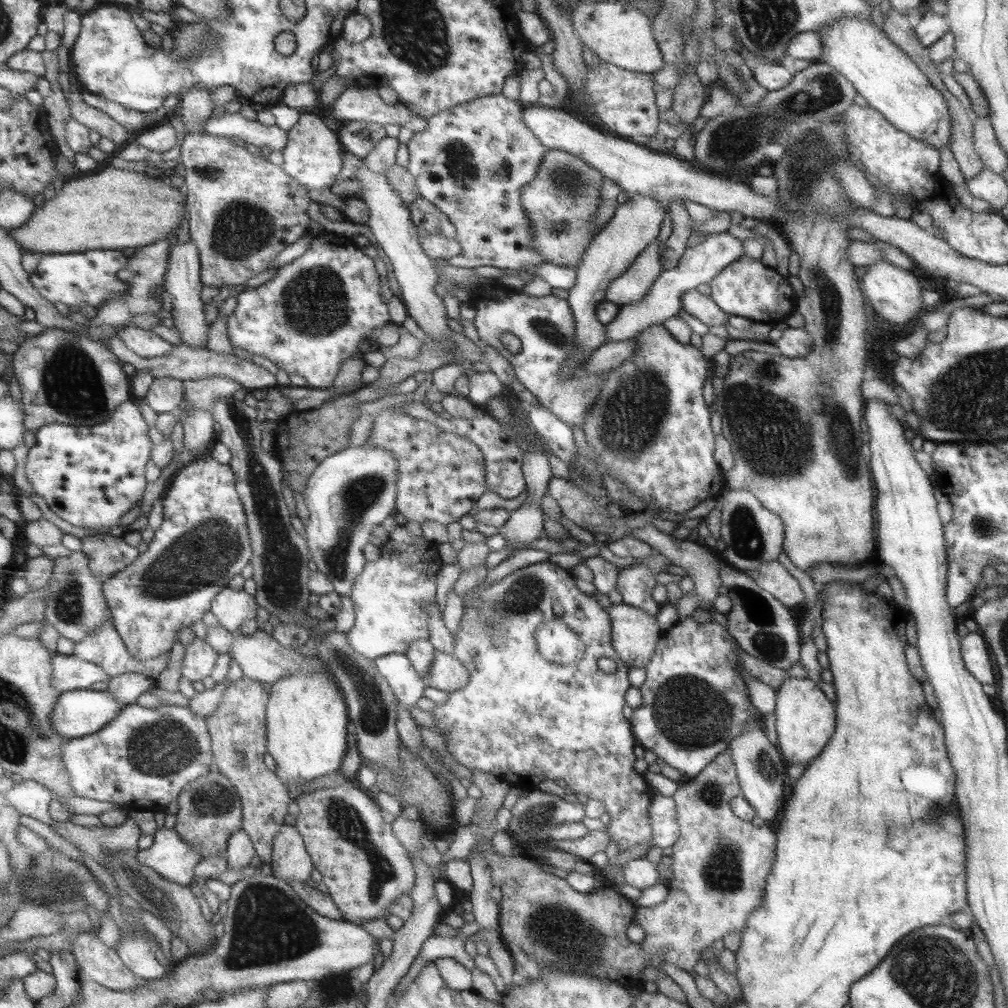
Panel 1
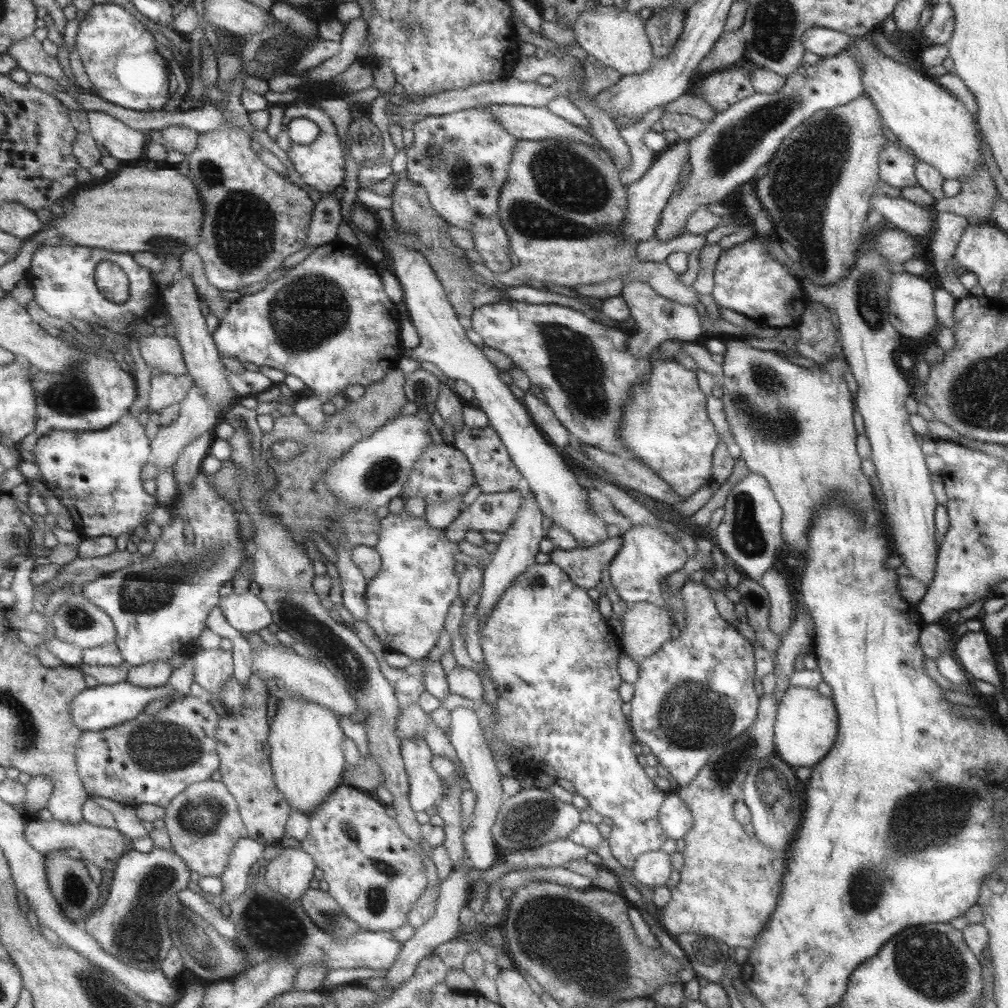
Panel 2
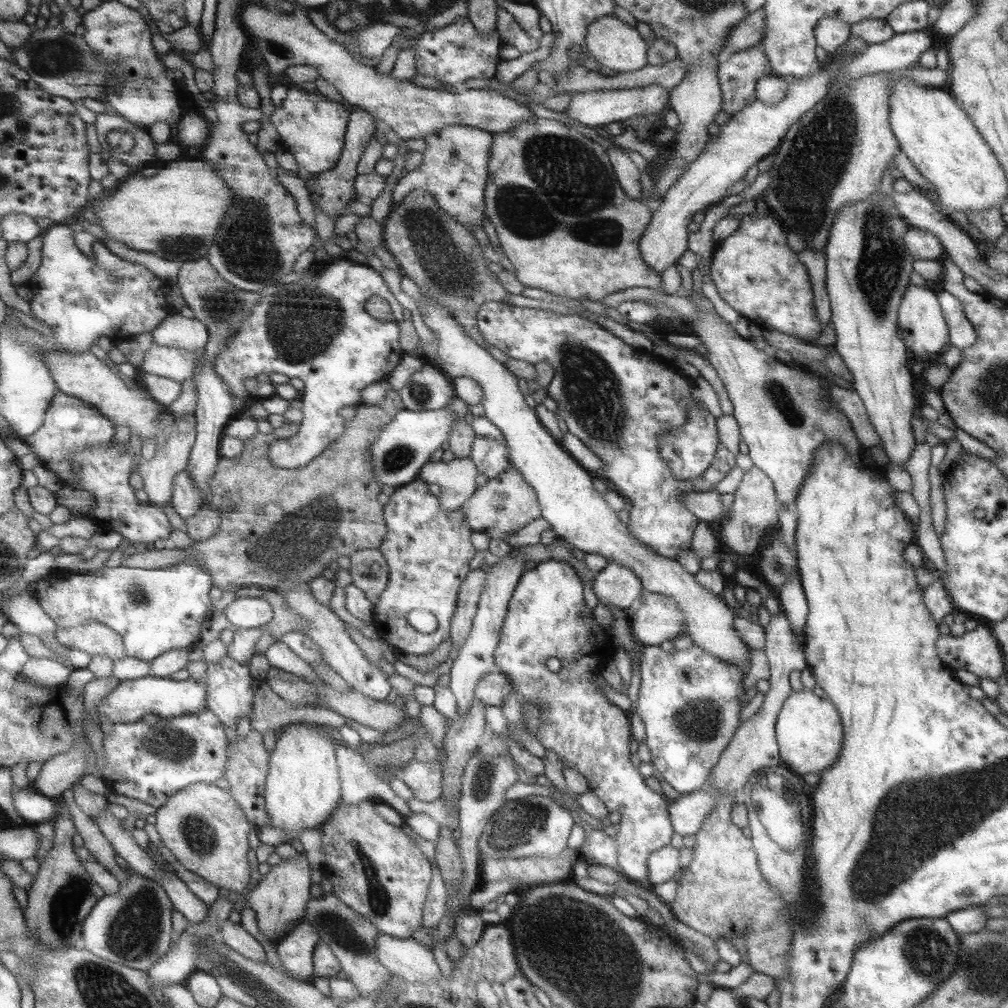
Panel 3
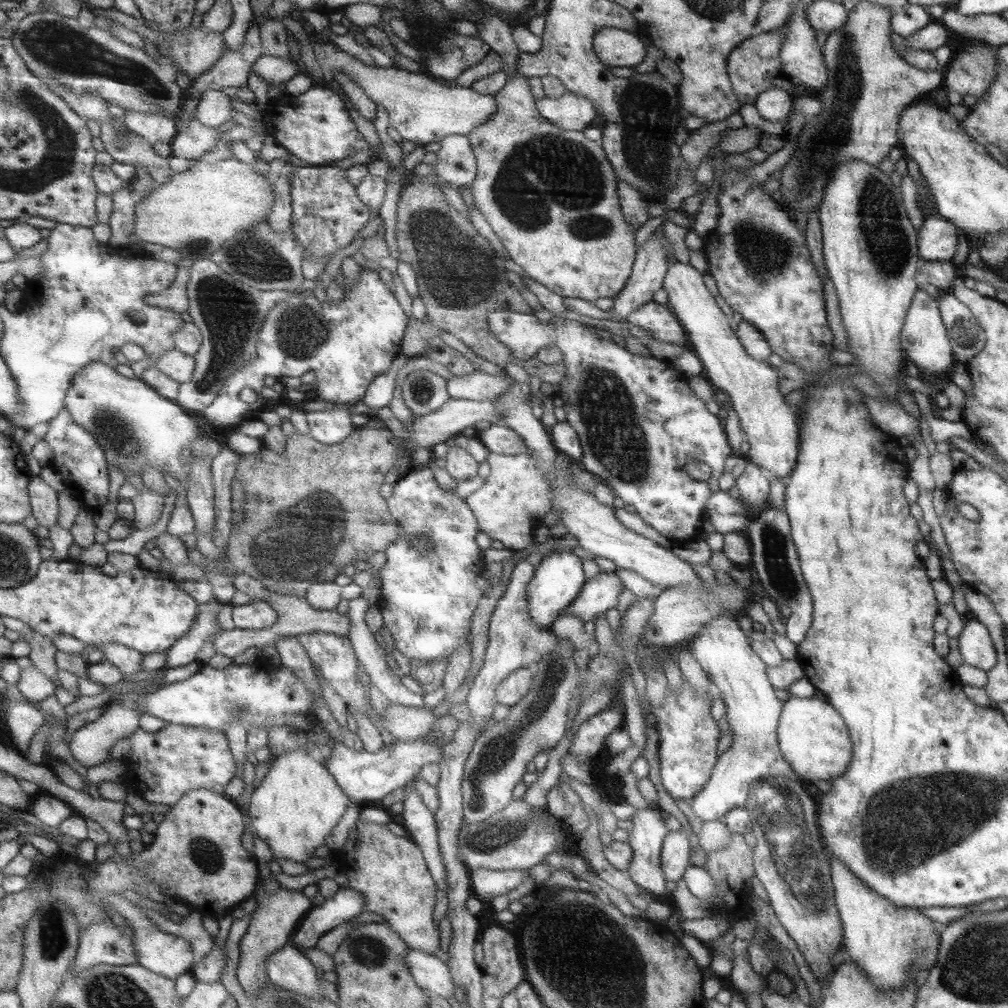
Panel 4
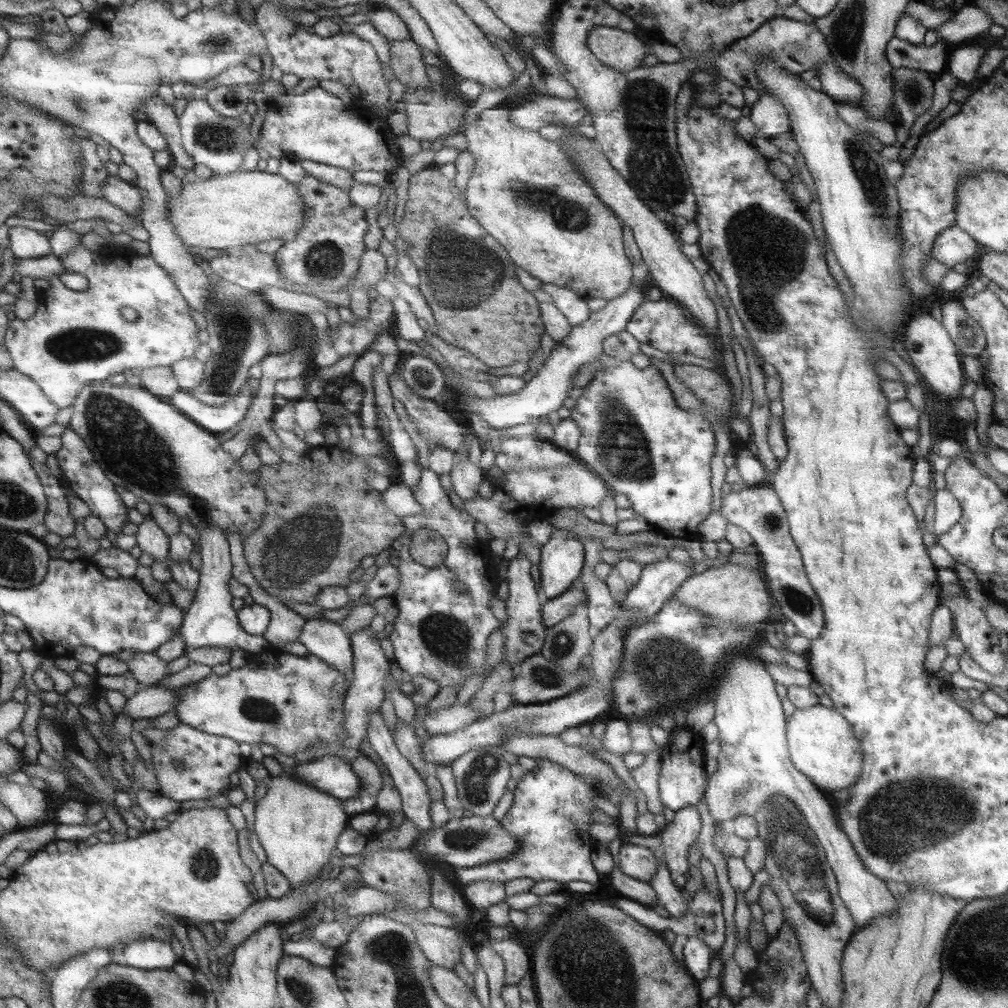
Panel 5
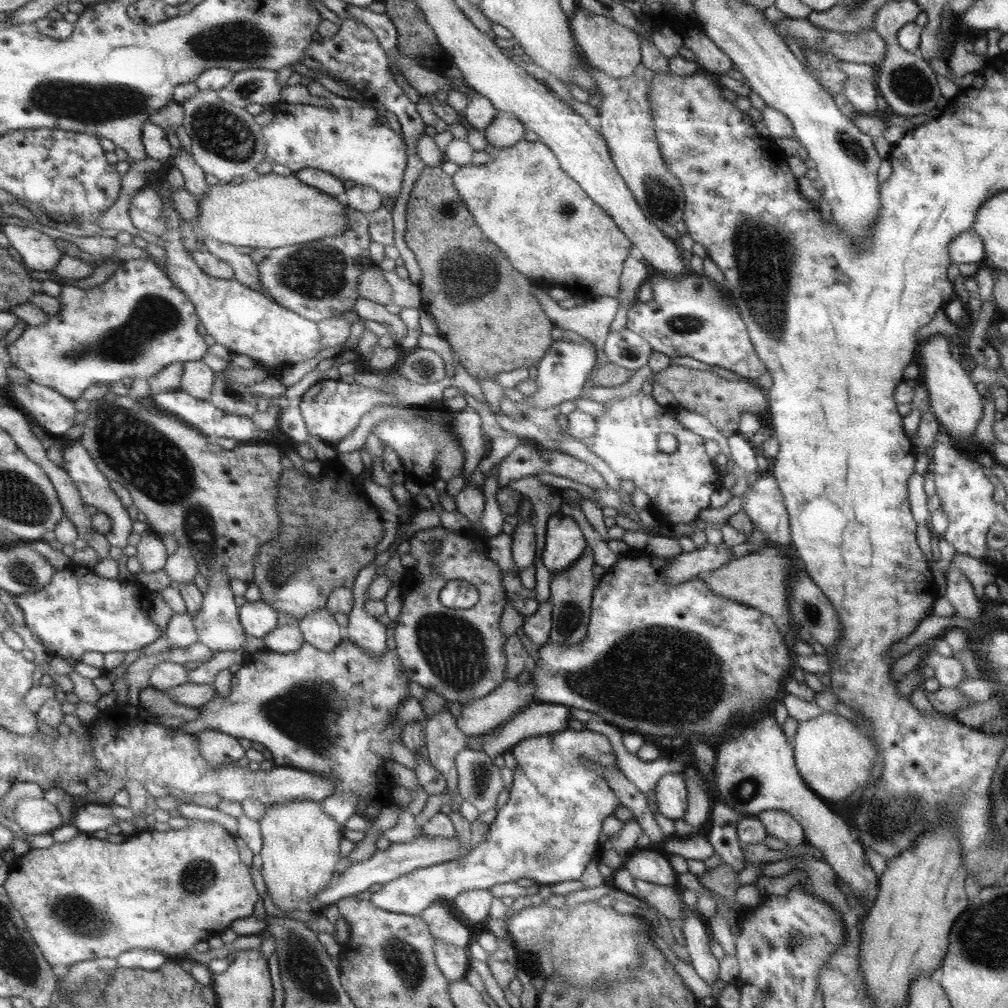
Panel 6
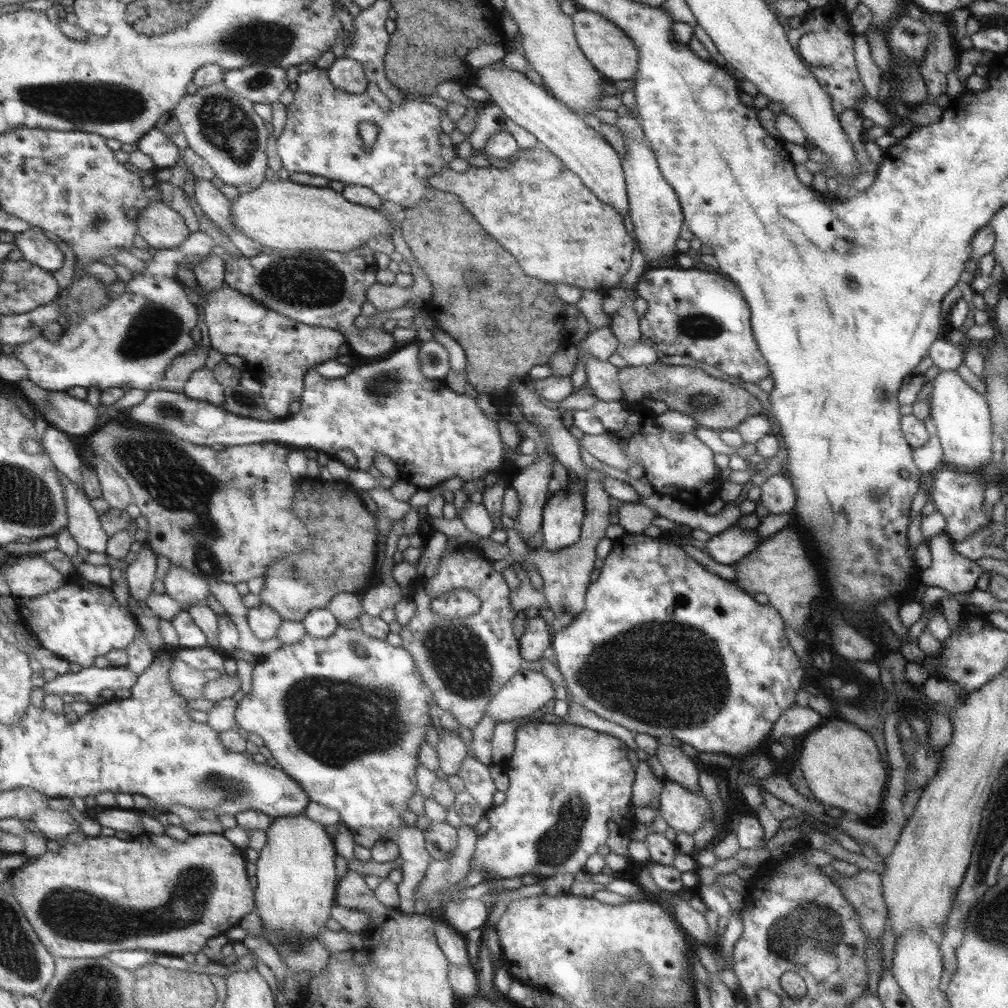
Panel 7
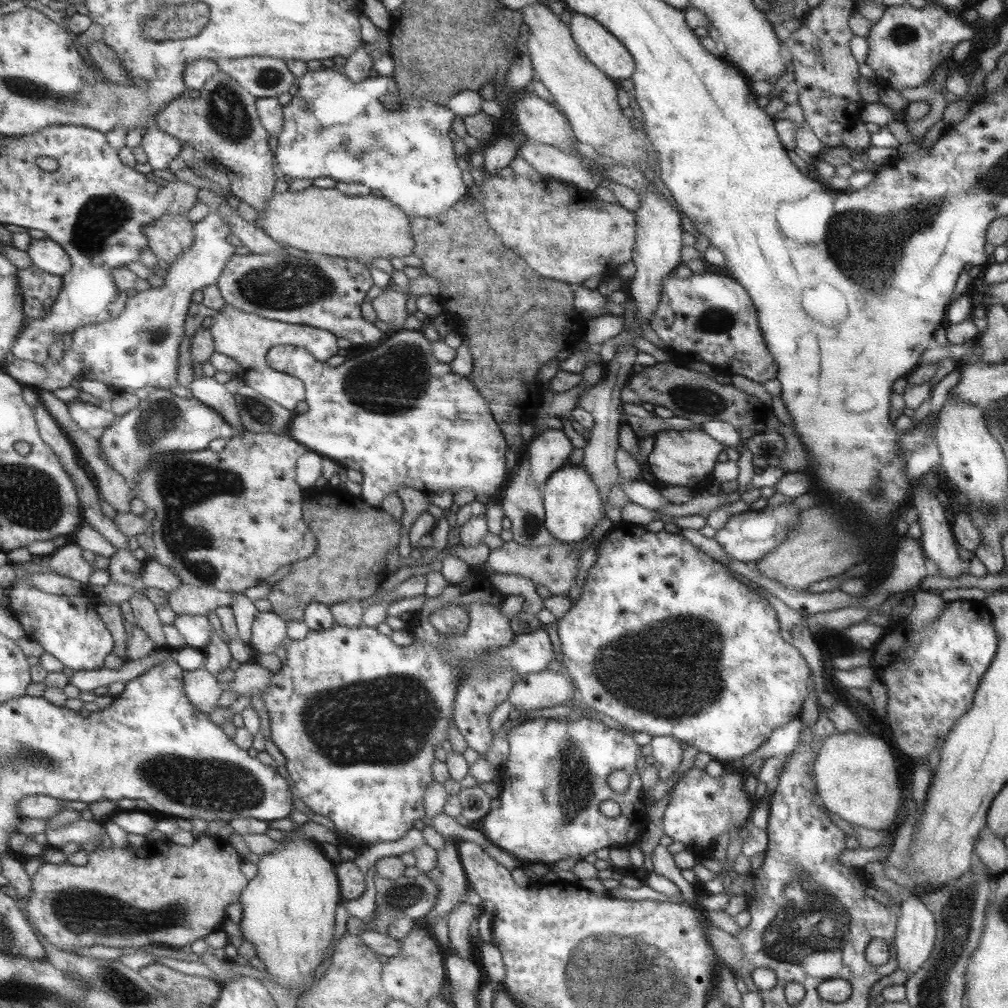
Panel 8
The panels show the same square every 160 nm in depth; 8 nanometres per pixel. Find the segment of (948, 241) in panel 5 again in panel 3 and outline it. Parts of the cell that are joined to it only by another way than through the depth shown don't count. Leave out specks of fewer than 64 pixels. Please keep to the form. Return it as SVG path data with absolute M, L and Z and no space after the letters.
M908 227L903 232L905 252L911 254L914 260L939 260L943 257L943 248L933 234L922 228Z

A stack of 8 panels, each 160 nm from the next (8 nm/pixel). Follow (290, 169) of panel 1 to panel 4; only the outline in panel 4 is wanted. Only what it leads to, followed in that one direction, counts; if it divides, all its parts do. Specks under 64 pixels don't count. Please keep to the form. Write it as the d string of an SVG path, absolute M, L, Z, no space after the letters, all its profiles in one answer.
M313 84L298 95L282 92L279 98L268 102L266 111L264 123L268 134L279 146L309 166L329 166L331 162L367 151L368 144L357 132L336 89Z

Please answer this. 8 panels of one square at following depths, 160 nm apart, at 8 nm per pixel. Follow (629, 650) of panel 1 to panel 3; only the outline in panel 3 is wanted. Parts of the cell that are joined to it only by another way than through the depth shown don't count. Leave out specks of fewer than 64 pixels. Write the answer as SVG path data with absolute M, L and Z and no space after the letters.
M647 593L643 602L635 610L628 612L629 630L640 647L658 646L664 640L674 641L680 634L684 634L685 618L679 612L675 601L665 598L661 594Z

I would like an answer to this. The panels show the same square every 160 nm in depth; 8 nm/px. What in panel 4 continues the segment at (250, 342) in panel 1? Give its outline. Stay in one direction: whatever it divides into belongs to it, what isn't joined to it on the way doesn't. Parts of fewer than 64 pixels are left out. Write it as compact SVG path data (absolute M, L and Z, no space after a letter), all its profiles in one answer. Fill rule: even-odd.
M361 269L359 279L351 290L342 289L345 291L340 303L332 303L327 298L319 302L314 295L303 297L294 294L277 302L263 319L254 359L228 376L216 398L209 406L202 408L198 415L219 430L235 429L251 419L251 410L260 408L259 393L264 386L264 376L276 379L281 376L299 378L311 371L316 382L311 399L334 401L337 407L305 413L309 436L323 446L337 444L348 437L355 429L348 408L361 400L371 380L385 372L400 352L399 343L410 320L399 307L393 293L371 269ZM243 388L256 393L254 402L245 403L239 399L239 392Z

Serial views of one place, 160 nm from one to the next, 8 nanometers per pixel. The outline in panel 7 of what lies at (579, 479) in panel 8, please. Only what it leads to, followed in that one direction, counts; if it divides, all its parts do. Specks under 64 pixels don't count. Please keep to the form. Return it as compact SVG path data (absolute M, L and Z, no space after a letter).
M568 486L551 492L542 510L539 536L547 550L577 542L585 512L584 493Z

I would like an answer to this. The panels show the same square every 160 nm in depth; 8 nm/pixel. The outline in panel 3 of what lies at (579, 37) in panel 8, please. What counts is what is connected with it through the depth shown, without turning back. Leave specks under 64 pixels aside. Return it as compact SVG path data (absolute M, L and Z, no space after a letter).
M614 14L596 18L589 23L589 26L586 26L586 37L583 47L586 47L597 63L607 66L607 68L618 73L637 70L647 65L646 50L648 45L641 39L635 27L627 25Z

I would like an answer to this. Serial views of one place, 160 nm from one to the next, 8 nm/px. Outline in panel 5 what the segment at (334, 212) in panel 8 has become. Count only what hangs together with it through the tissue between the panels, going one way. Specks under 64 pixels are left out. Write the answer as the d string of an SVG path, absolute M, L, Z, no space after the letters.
M241 168L225 176L213 175L207 180L193 177L189 182L182 182L181 193L170 198L166 211L170 224L174 226L175 236L185 246L224 251L244 245L257 245L267 240L287 240L302 227L304 216L302 198L278 173L269 174L257 170L248 172Z

